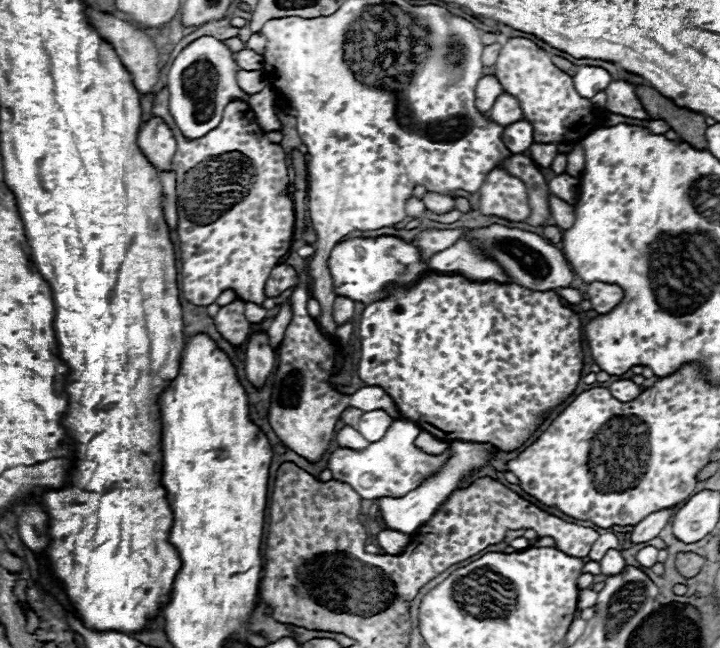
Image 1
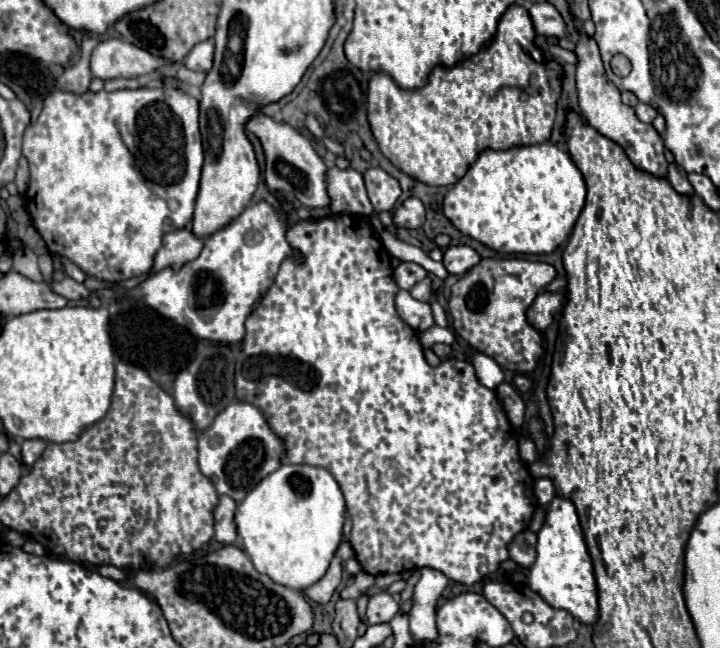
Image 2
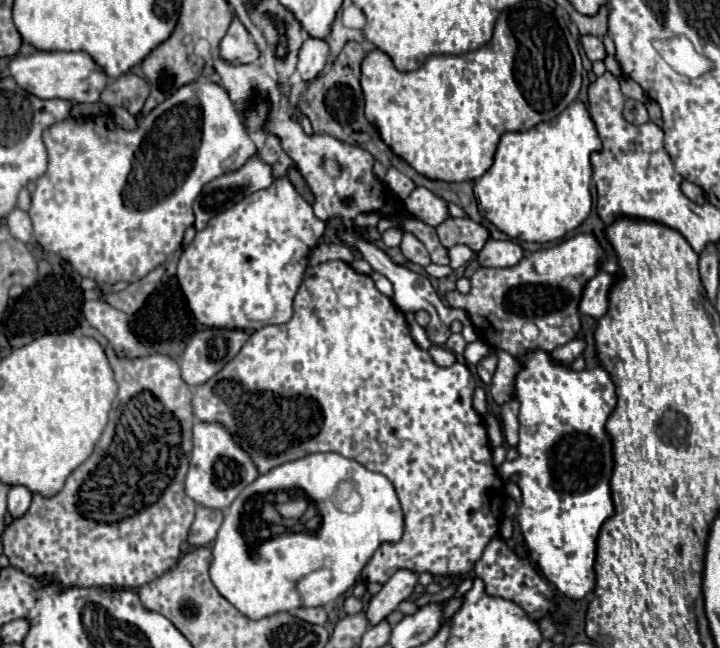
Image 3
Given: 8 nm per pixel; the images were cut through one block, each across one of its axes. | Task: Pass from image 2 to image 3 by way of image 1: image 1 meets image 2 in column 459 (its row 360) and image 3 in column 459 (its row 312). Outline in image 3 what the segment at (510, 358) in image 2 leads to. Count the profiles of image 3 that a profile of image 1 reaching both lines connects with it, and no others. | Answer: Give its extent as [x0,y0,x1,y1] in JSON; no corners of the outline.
[446,234,604,358]

